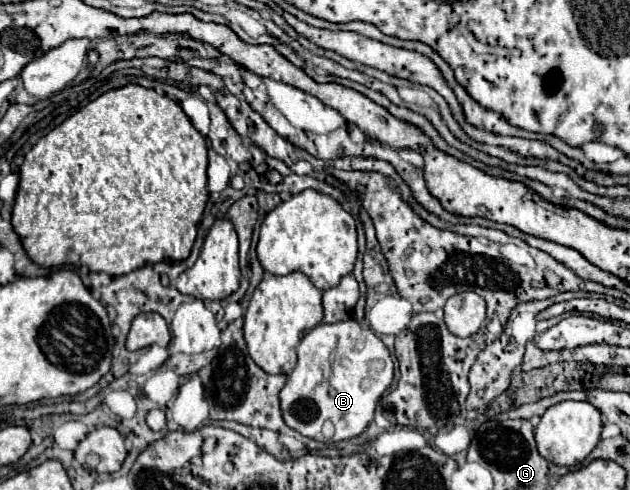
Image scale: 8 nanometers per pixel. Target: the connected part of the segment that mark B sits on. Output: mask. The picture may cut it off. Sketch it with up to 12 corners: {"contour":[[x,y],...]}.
{"contour":[[355,319],[297,345],[285,423],[323,443],[363,433],[393,381],[383,341]]}

